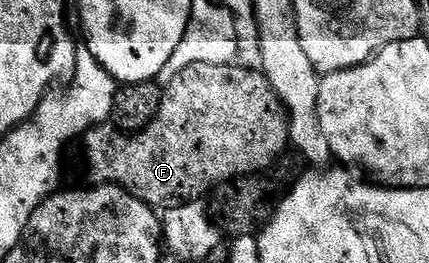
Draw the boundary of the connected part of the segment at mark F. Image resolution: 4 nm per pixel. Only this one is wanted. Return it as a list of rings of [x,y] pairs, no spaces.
[[[199,63],[182,69],[182,73],[167,80],[160,111],[142,131],[125,133],[115,126],[101,125],[84,132],[84,163],[92,170],[91,182],[125,187],[149,207],[167,209],[203,200],[209,192],[231,179],[267,171],[284,150],[289,150],[288,113],[263,70],[232,66],[236,65]]]

